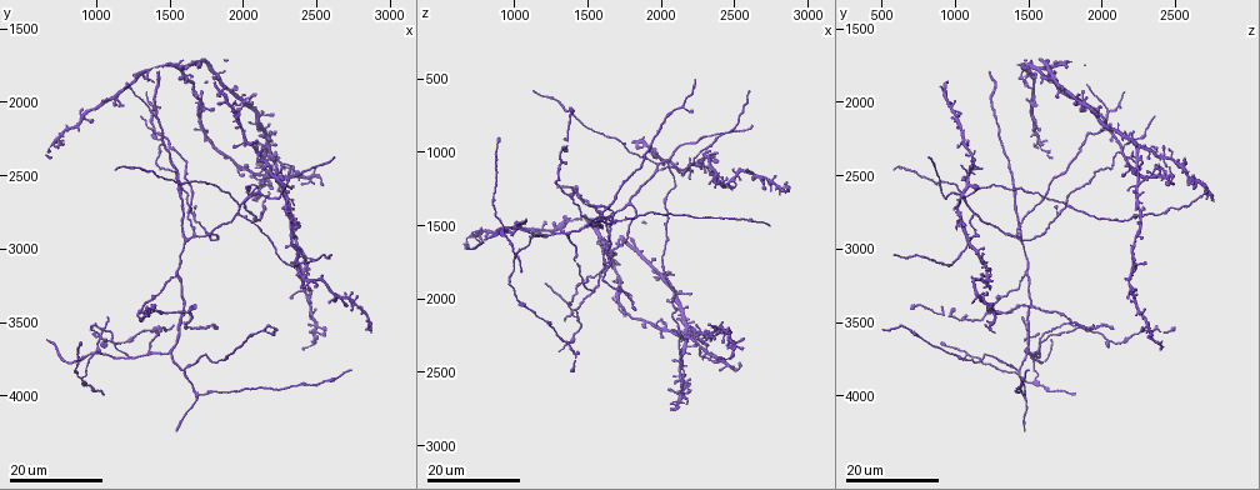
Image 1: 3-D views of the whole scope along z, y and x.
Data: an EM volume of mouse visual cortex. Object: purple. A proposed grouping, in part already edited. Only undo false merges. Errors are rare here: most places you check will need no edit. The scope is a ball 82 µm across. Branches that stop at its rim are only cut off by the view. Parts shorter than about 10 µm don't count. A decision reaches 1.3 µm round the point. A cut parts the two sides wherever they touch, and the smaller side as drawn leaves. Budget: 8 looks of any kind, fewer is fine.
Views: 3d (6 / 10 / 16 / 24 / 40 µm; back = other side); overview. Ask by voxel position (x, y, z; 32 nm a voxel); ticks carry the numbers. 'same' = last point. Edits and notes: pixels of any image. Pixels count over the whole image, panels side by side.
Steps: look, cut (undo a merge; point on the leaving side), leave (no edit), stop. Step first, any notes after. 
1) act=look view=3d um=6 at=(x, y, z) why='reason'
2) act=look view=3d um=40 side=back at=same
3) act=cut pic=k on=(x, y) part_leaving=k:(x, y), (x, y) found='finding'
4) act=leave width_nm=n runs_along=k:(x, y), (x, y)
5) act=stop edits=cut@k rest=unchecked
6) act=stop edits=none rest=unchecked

act=look view=3d um=16 at=(1220, 3760, 1580) why='side arm on a straight run'

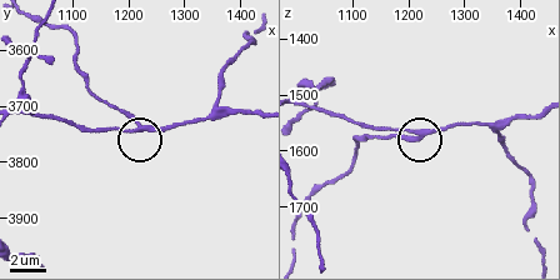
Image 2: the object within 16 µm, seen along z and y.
act=look view=3d um=10 at=(1220, 3735, 1575)

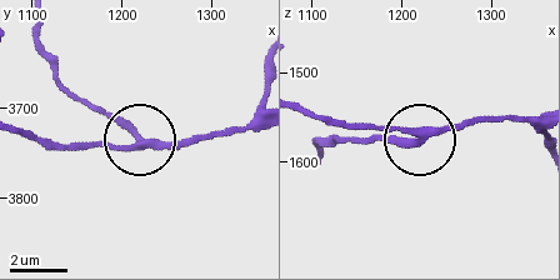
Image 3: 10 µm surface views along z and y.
act=leave arms=3 runs_along=3:(533, 119), (483, 119), (418, 135), (389, 126), (334, 126) found='all the same neuron'

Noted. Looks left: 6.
act=look view=3d um=24 at=(1360, 3700, 1540)

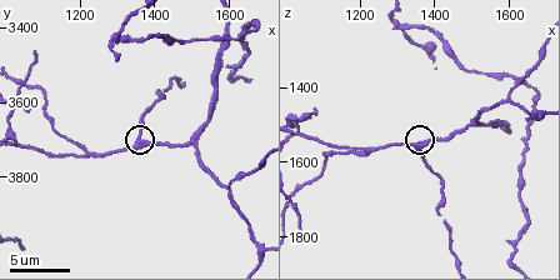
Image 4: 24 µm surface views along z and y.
act=look view=3d um=10 at=(1360, 3710, 1560)

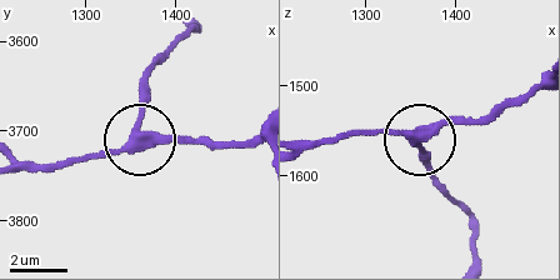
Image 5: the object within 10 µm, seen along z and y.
act=leave runs_along=5:(256, 134), (241, 141), (144, 139), (141, 73) found='all the same neuron'

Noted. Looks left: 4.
act=look view=3d um=16 at=(1590, 3830, 1430) why='a fork'

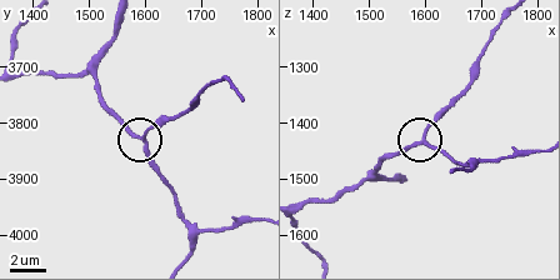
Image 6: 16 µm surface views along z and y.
act=leave arms=3 runs_along=6:(406, 181), (388, 181), (376, 168), (418, 144), (443, 111) found='one neuron here'

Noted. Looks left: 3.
act=look view=3d um=24 at=(1980, 2760, 1120) why='a fork'

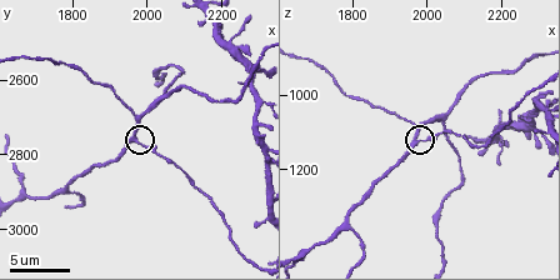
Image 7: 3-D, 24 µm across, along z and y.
act=look view=3d um=10 at=(1970, 2750, 1130) why='zoom in'

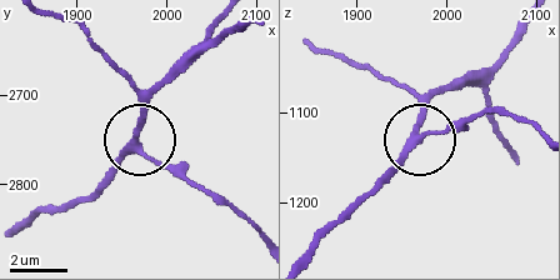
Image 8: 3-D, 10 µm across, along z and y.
act=leave side_arm_um=65 runs_along=8:(510, 145), (470, 88), (434, 95), (420, 135), (474, 119) found='all the same neuron'

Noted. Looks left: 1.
act=stop edits=none rest=unchecked

